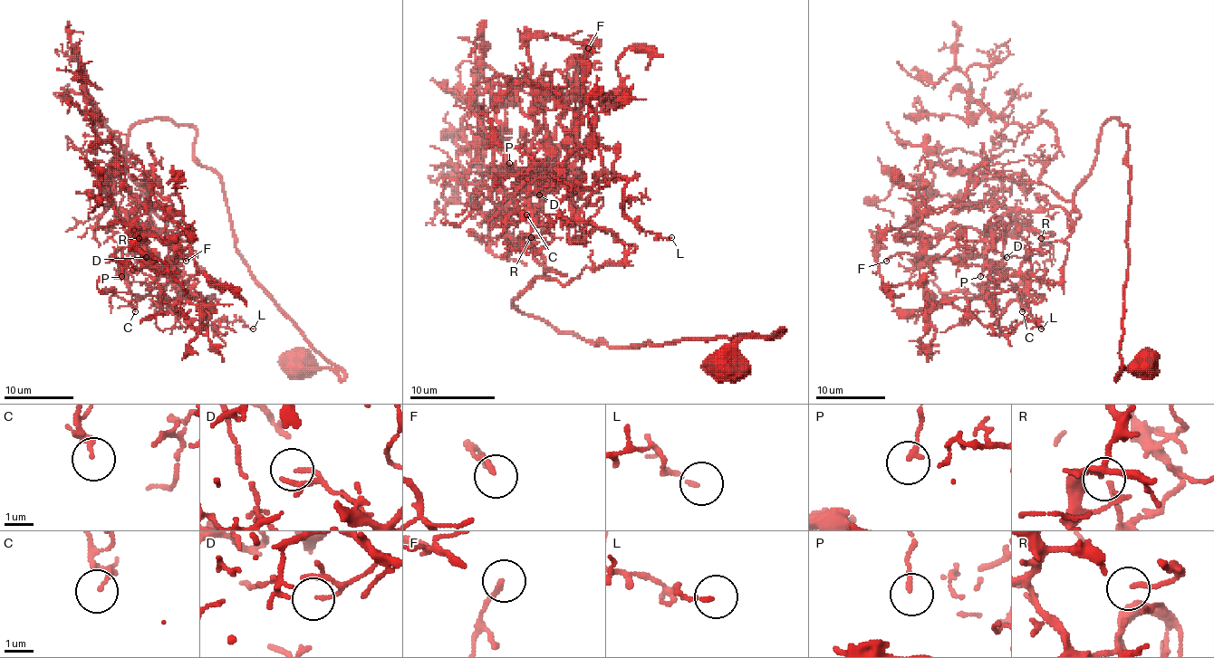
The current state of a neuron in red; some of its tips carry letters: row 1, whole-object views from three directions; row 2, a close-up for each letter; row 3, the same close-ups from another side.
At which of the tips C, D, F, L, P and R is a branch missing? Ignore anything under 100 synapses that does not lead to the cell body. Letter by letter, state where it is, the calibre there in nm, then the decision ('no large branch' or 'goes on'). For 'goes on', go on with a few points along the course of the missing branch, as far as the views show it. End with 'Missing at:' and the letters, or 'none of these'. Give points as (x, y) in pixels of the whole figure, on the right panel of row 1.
C: (1022, 311) | 120 nm | no large branch
D: (1006, 257) | 120 nm | no large branch
F: (886, 261) | 160 nm | no large branch
L: (1041, 328) | 110 nm | no large branch
P: (980, 276) | 180 nm | no large branch
R: (1041, 238) | 100 nm | no large branch
Missing at: none of these

